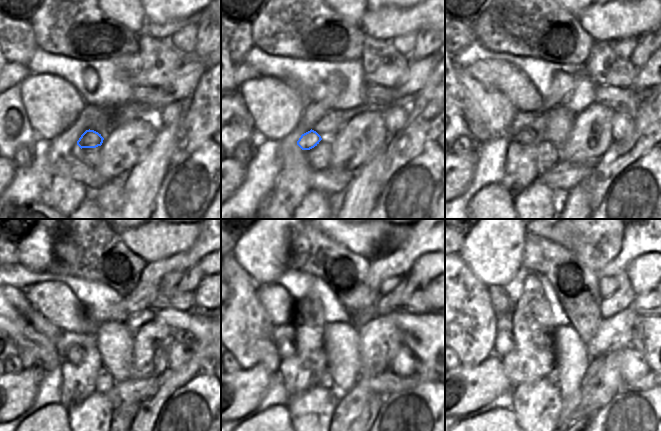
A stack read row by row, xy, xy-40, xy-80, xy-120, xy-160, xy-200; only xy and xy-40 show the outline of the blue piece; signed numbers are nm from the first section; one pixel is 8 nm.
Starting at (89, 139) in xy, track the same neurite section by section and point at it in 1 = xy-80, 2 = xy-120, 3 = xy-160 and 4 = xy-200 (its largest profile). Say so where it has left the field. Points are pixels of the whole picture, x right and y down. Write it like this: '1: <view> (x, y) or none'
1: xy-80 (519, 129)
2: xy-120 (69, 346)
3: xy-160 (283, 336)
4: xy-200 (504, 344)

